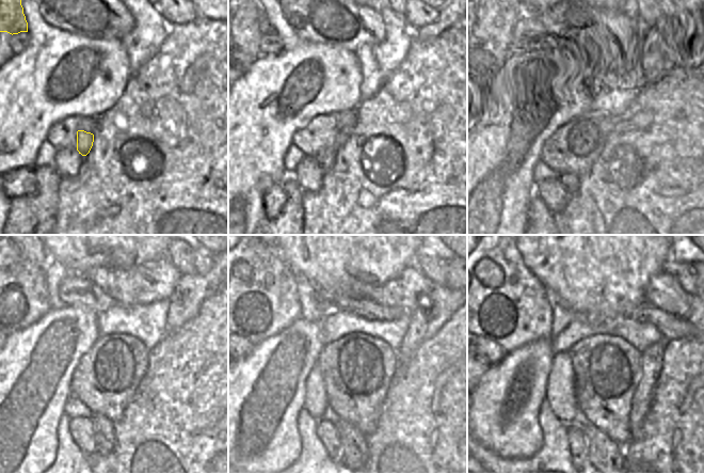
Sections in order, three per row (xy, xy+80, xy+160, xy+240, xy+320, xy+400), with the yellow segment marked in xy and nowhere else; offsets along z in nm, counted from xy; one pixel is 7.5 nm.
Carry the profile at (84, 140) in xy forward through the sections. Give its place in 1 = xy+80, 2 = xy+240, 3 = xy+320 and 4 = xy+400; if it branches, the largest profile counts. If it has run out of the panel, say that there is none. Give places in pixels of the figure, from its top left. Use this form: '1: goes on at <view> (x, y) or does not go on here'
1: goes on at xy+80 (325, 157)
2: goes on at xy+240 (104, 428)
3: goes on at xy+320 (353, 443)
4: goes on at xy+400 (604, 452)

